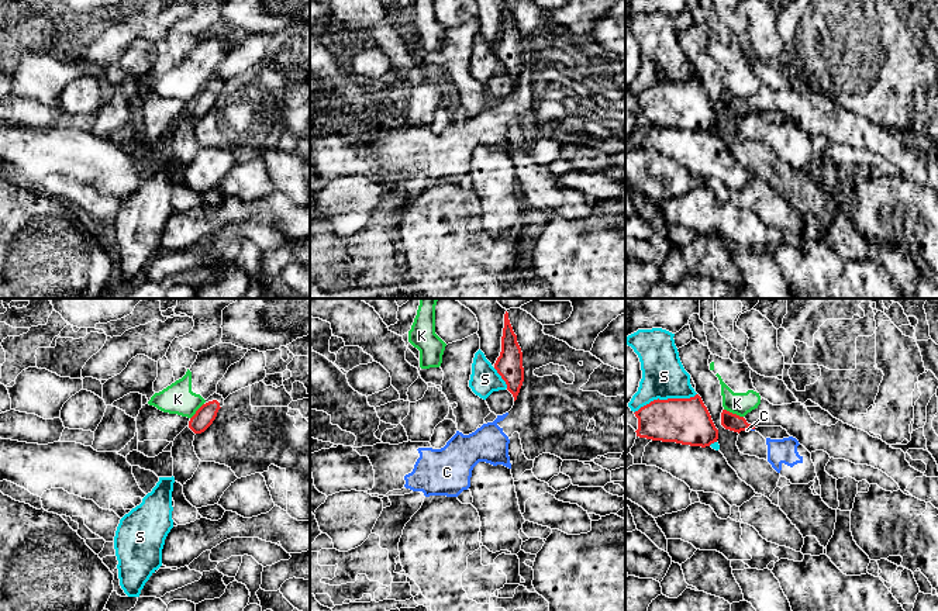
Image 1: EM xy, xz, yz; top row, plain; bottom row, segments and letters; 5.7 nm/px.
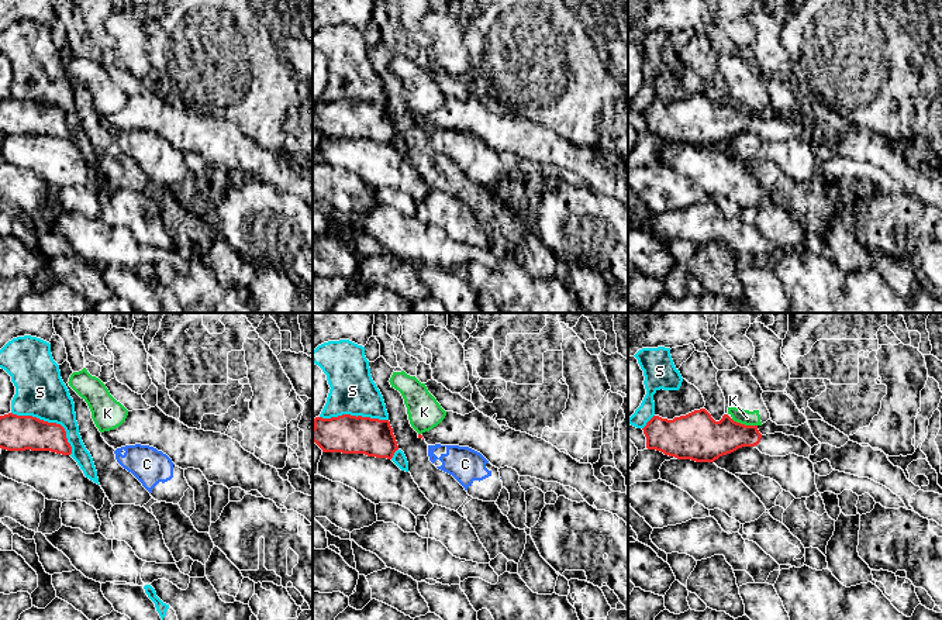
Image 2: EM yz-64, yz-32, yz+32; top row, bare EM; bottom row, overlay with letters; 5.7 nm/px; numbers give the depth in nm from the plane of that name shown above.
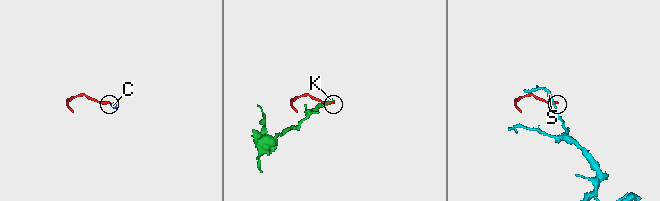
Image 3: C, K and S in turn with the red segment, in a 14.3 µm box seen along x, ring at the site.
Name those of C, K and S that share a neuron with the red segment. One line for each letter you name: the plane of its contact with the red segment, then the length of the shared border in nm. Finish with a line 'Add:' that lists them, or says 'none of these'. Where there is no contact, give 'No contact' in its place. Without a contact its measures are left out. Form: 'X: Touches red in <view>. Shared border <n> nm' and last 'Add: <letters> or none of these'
Add: none of these

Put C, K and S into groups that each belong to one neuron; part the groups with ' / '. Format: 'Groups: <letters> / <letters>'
Groups: C / K / S

